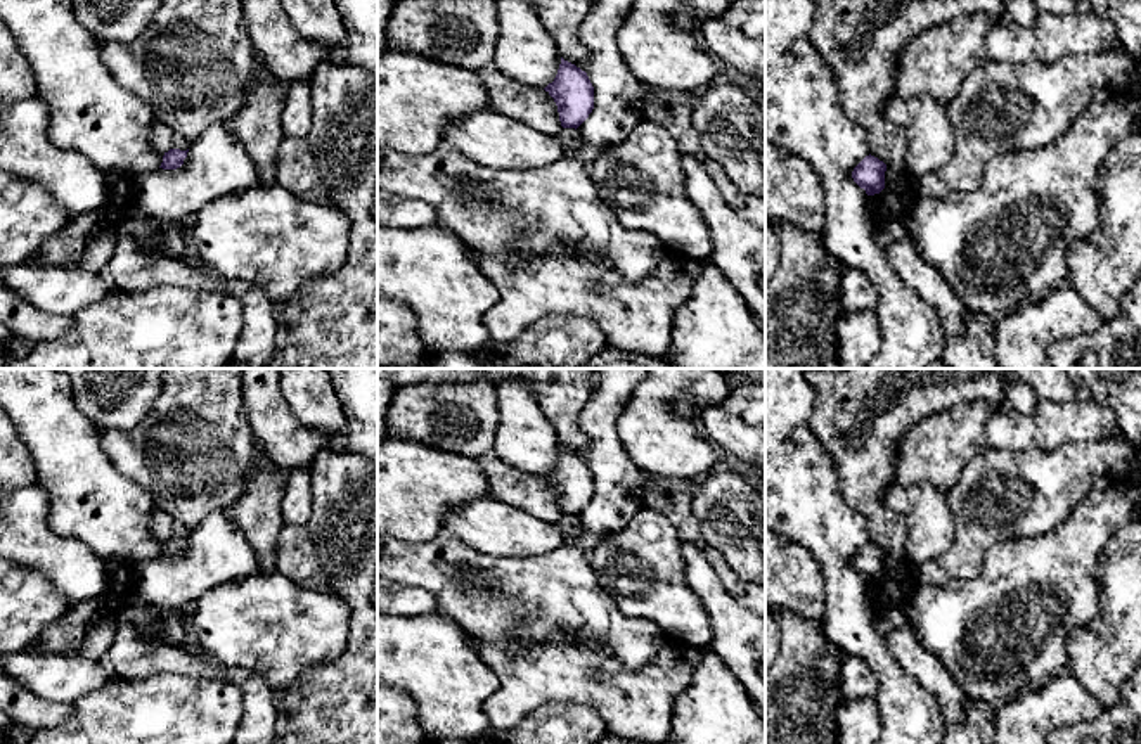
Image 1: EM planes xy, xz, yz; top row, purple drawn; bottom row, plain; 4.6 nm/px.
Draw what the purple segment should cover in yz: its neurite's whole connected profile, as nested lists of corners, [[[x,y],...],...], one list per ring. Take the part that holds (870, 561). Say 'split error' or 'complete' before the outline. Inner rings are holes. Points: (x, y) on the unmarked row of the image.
complete | [[[869,542],[854,555],[852,566],[867,583],[874,583],[885,576],[885,559],[886,552]]]

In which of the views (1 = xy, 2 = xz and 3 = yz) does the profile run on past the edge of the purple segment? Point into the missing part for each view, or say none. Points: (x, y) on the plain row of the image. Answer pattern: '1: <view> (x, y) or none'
1: none
2: none
3: none

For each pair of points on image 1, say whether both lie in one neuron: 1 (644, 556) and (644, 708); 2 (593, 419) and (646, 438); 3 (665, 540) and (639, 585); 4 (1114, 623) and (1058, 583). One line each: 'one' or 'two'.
1: two
2: two
3: one
4: two

